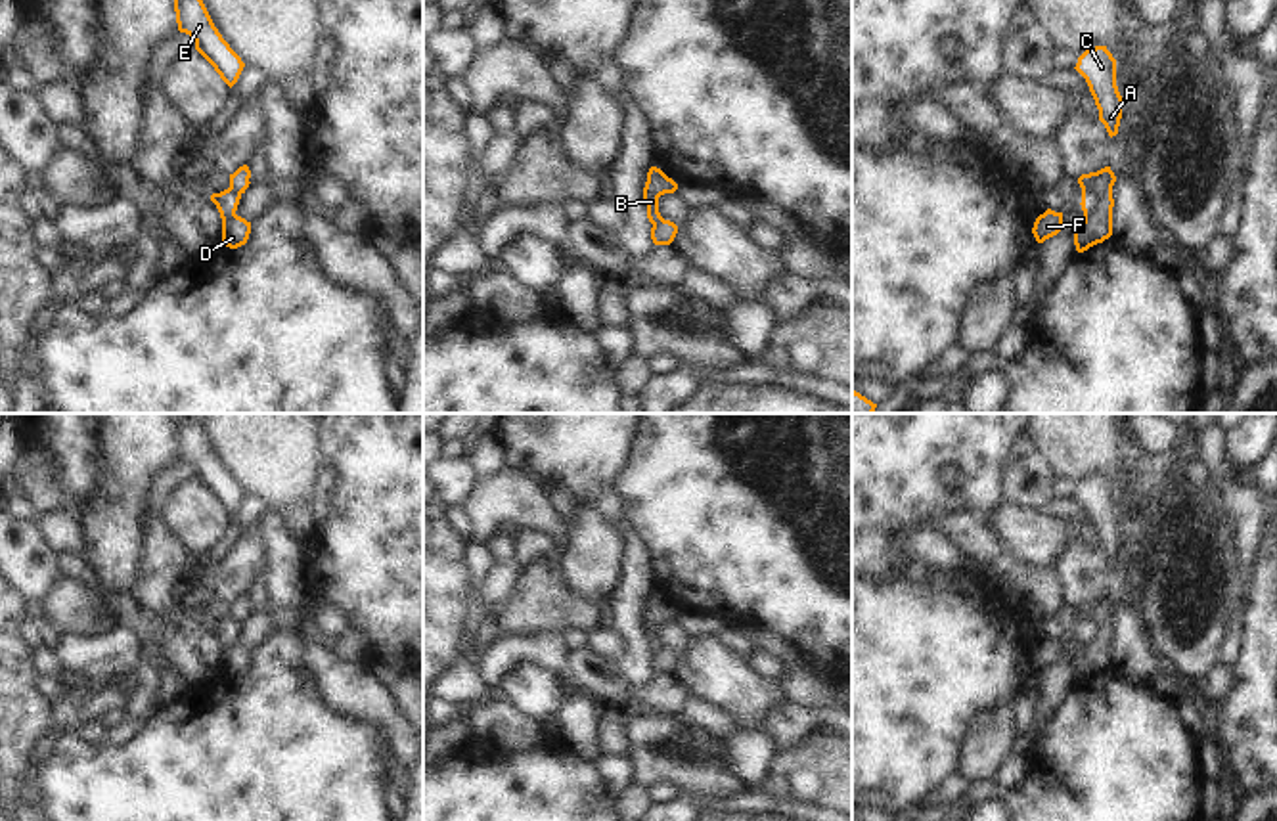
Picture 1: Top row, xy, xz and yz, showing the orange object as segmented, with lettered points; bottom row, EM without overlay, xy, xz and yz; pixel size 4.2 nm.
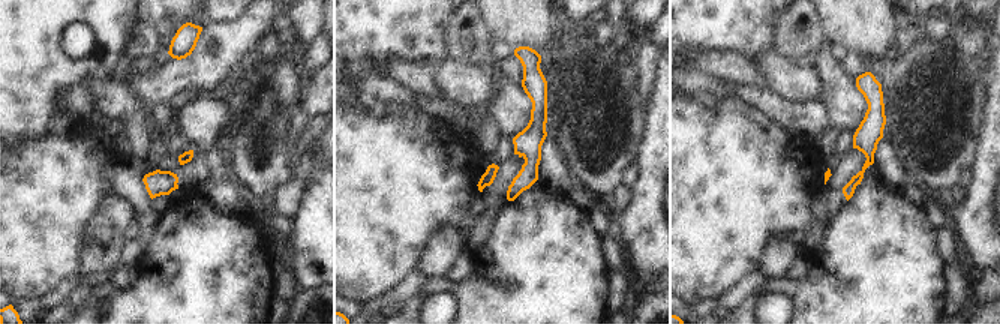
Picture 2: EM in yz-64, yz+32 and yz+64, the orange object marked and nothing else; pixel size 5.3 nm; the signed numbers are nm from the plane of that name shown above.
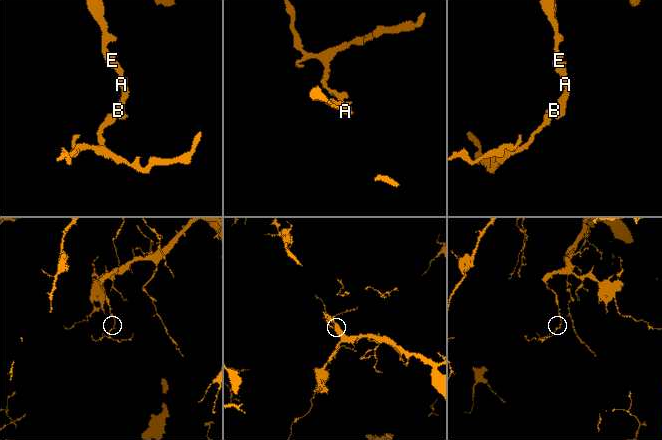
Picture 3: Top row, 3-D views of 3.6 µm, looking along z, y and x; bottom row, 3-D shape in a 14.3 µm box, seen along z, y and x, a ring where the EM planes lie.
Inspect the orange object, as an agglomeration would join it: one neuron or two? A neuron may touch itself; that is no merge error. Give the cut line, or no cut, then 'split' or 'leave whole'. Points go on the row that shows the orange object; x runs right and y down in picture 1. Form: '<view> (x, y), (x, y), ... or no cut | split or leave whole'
yz (1092, 190), (1096, 207), (1084, 221) | split

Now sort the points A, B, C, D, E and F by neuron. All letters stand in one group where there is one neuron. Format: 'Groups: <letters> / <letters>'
Groups: A C D E / B F.

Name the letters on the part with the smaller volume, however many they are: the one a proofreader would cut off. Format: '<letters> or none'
B, F

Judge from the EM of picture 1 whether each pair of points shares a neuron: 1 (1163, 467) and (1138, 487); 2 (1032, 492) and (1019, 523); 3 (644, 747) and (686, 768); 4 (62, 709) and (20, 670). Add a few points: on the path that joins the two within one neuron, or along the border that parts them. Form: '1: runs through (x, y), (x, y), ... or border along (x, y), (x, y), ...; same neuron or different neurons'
1: runs through (1157, 471), (1143, 481); same neuron
2: border along (1004, 500), (1046, 511); different neurons
3: runs through (653, 747), (667, 749), (676, 758); same neuron
4: border along (50, 699), (52, 724), (44, 739); different neurons

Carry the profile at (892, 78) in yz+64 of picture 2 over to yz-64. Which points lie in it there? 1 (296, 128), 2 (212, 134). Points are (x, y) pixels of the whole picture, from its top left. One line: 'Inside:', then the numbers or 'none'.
Inside: none

